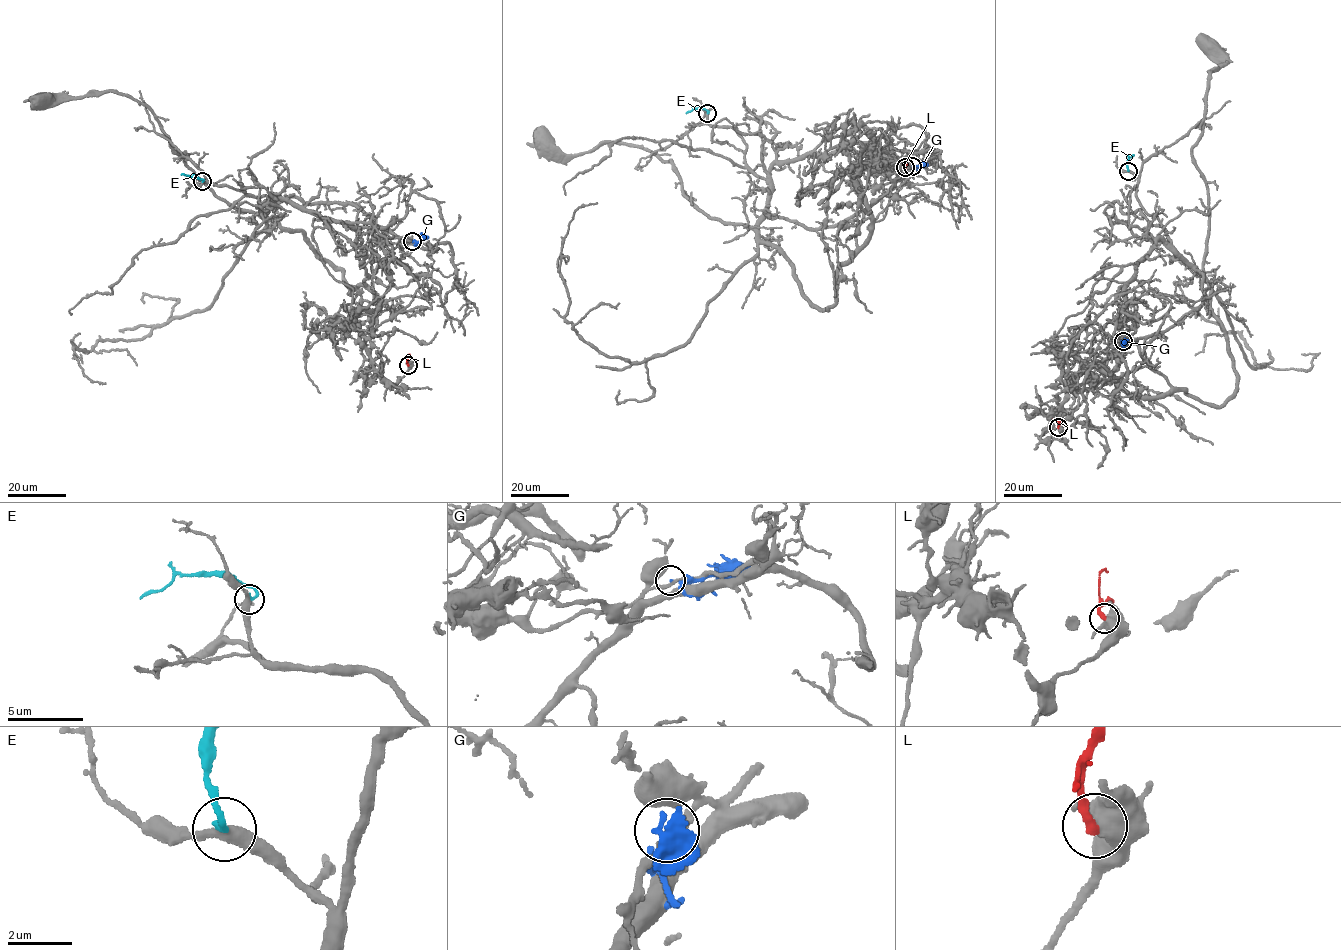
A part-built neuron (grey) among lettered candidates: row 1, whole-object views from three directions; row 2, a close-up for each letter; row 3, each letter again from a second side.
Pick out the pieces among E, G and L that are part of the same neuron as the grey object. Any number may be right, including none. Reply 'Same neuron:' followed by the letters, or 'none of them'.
Same neuron: E

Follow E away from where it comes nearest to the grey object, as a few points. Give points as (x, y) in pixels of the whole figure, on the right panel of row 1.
E: (1128, 170), (1128, 157), (1134, 155)

